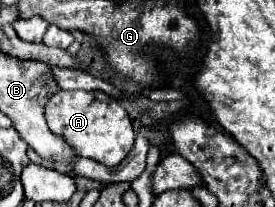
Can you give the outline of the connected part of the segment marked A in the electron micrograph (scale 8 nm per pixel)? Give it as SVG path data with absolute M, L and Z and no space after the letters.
M59 91L45 105L45 119L53 133L63 137L77 157L89 157L103 165L119 165L133 149L135 133L125 107L103 91Z

